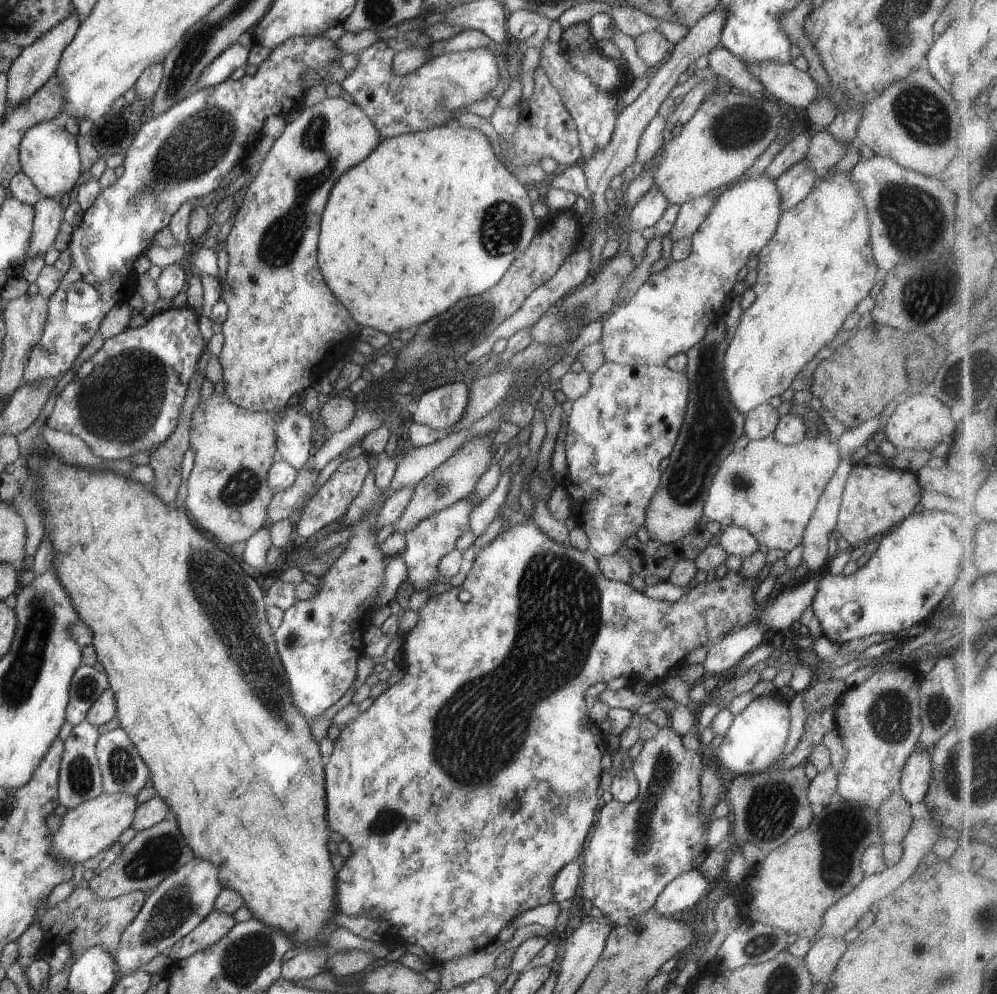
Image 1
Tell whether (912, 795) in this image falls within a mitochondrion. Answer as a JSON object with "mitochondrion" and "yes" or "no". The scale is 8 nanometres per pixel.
{"mitochondrion":"no"}

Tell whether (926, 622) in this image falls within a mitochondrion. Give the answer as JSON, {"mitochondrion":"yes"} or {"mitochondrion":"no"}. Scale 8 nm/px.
{"mitochondrion":"no"}

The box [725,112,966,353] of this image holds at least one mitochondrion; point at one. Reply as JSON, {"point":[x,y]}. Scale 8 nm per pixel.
{"point":[913,222]}

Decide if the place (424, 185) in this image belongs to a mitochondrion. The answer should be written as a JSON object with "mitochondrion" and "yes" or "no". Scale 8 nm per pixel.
{"mitochondrion":"no"}

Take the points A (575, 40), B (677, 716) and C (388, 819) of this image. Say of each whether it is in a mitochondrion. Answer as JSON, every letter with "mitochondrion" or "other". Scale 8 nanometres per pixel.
{"A":"other","B":"other","C":"mitochondrion"}

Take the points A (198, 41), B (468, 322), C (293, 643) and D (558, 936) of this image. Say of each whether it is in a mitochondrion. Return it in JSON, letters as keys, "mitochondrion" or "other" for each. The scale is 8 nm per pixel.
{"A":"mitochondrion","B":"mitochondrion","C":"mitochondrion","D":"other"}

